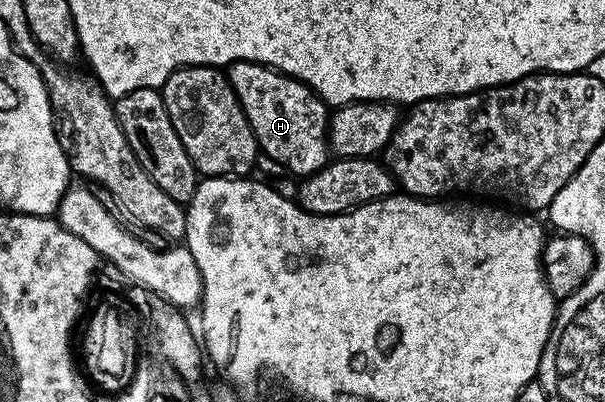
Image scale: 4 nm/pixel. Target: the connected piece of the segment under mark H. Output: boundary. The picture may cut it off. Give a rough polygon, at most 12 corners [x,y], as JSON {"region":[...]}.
{"region":[[269,65],[226,76],[259,152],[296,179],[330,160],[330,109]]}

